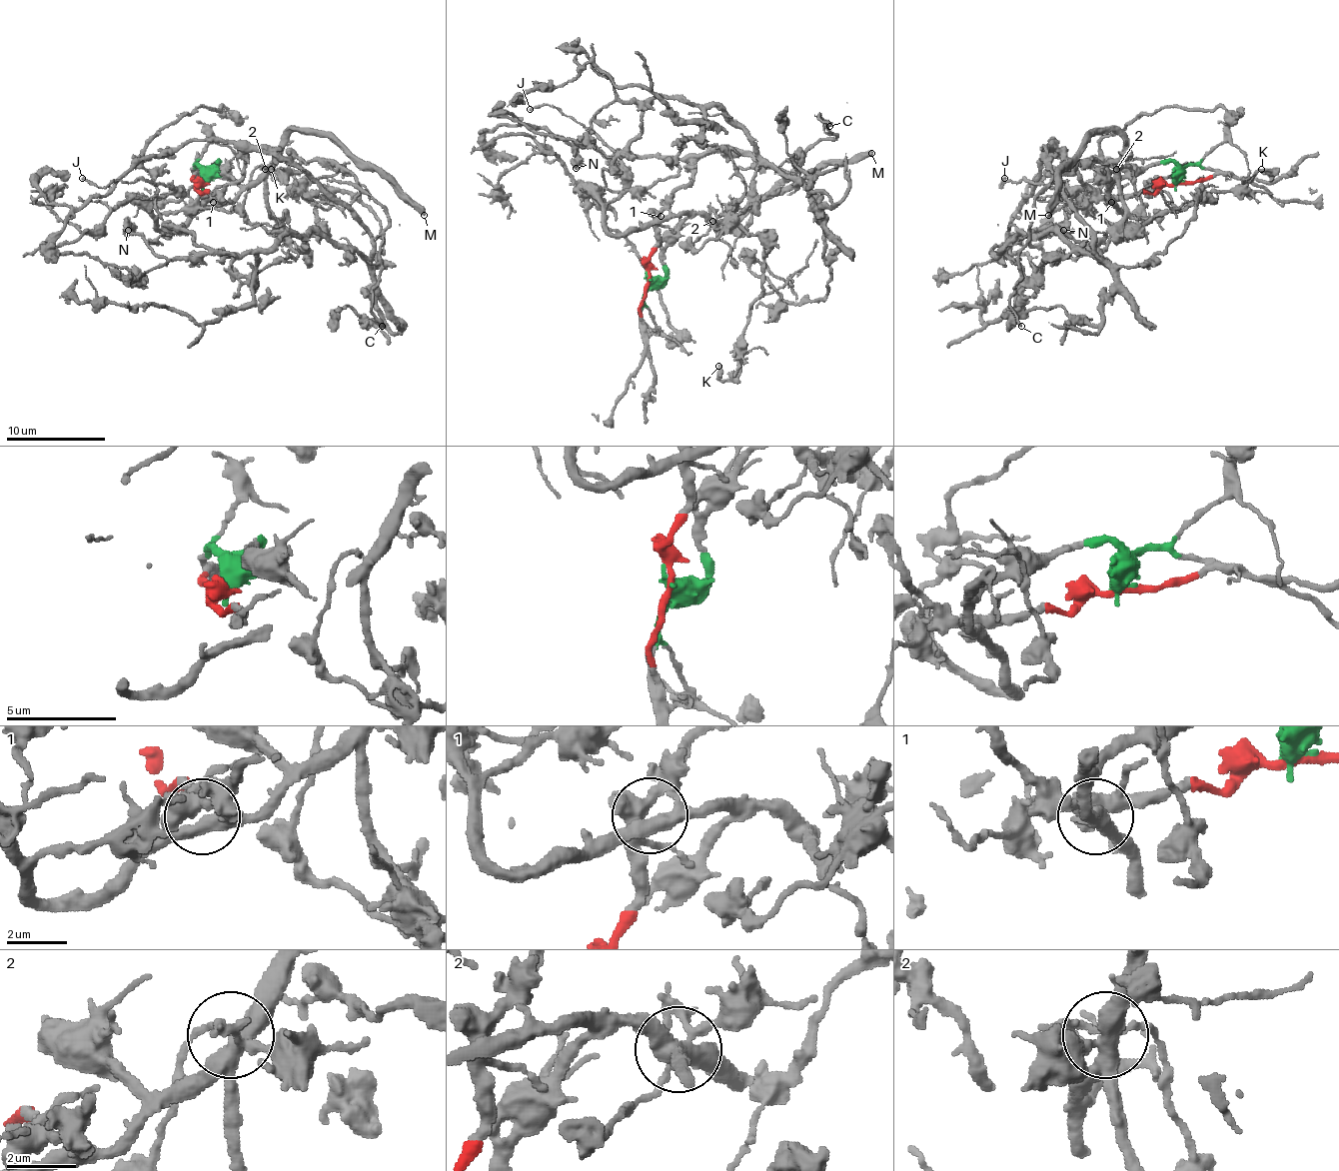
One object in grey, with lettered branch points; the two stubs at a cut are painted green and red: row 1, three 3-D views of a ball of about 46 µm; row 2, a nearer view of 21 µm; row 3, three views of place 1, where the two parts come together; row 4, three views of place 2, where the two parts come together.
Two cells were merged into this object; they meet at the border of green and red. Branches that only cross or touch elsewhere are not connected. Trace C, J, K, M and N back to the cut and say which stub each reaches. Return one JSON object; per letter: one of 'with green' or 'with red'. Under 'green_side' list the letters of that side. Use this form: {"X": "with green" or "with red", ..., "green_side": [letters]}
{"C": "with red", "J": "with green", "K": "with green", "M": "with green", "N": "with red", "green_side": ["J", "K", "M"]}

